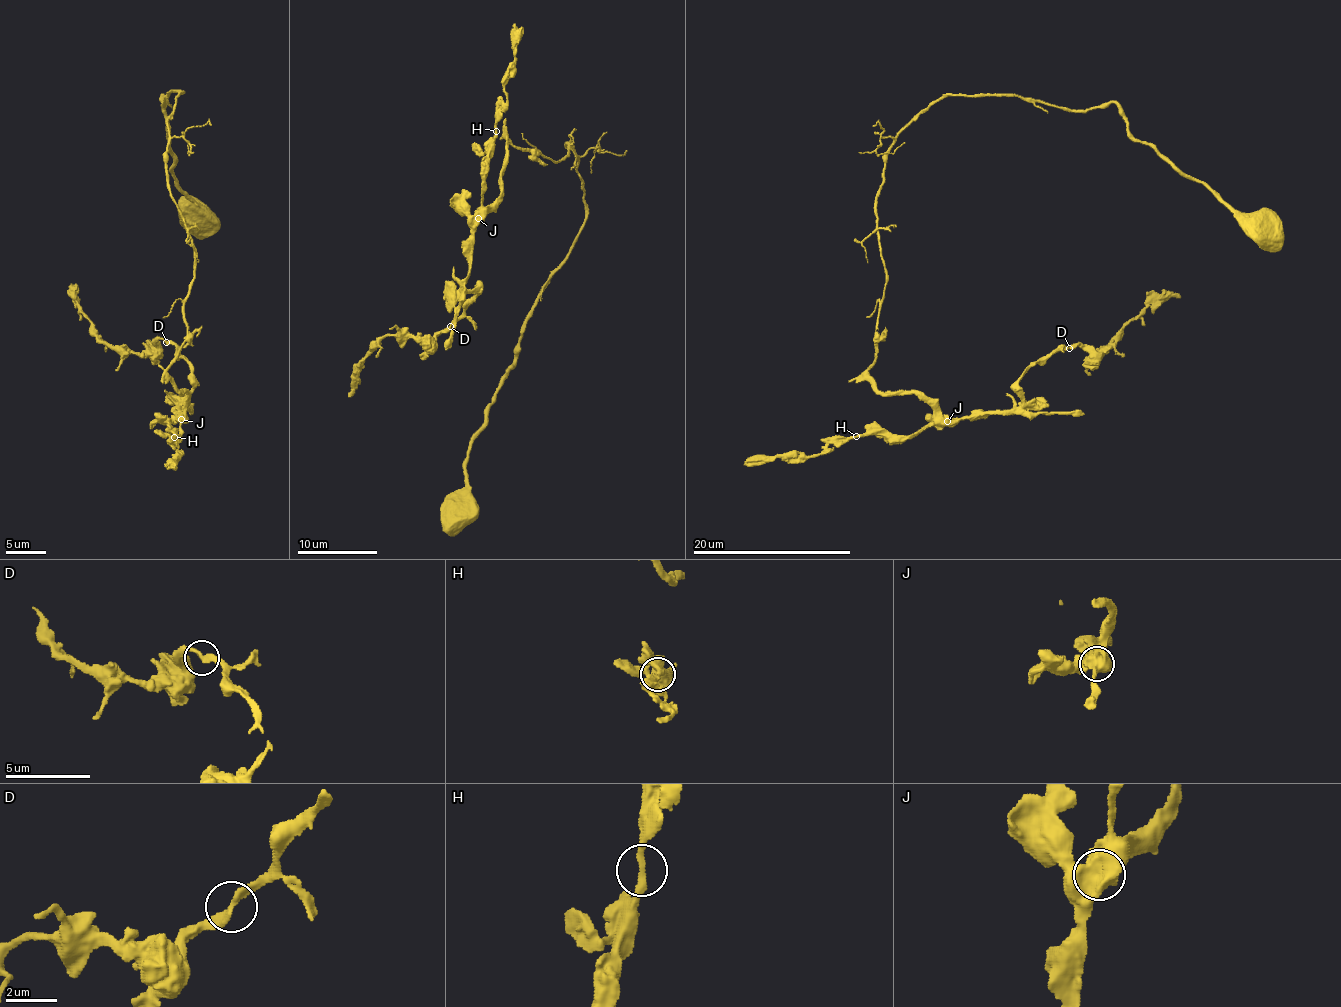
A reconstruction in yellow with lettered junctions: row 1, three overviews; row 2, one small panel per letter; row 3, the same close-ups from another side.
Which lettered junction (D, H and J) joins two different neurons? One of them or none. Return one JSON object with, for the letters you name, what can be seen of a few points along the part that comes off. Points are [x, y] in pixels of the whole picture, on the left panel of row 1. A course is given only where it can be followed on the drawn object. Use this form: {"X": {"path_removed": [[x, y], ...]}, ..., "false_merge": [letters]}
{"false_merge": []}

